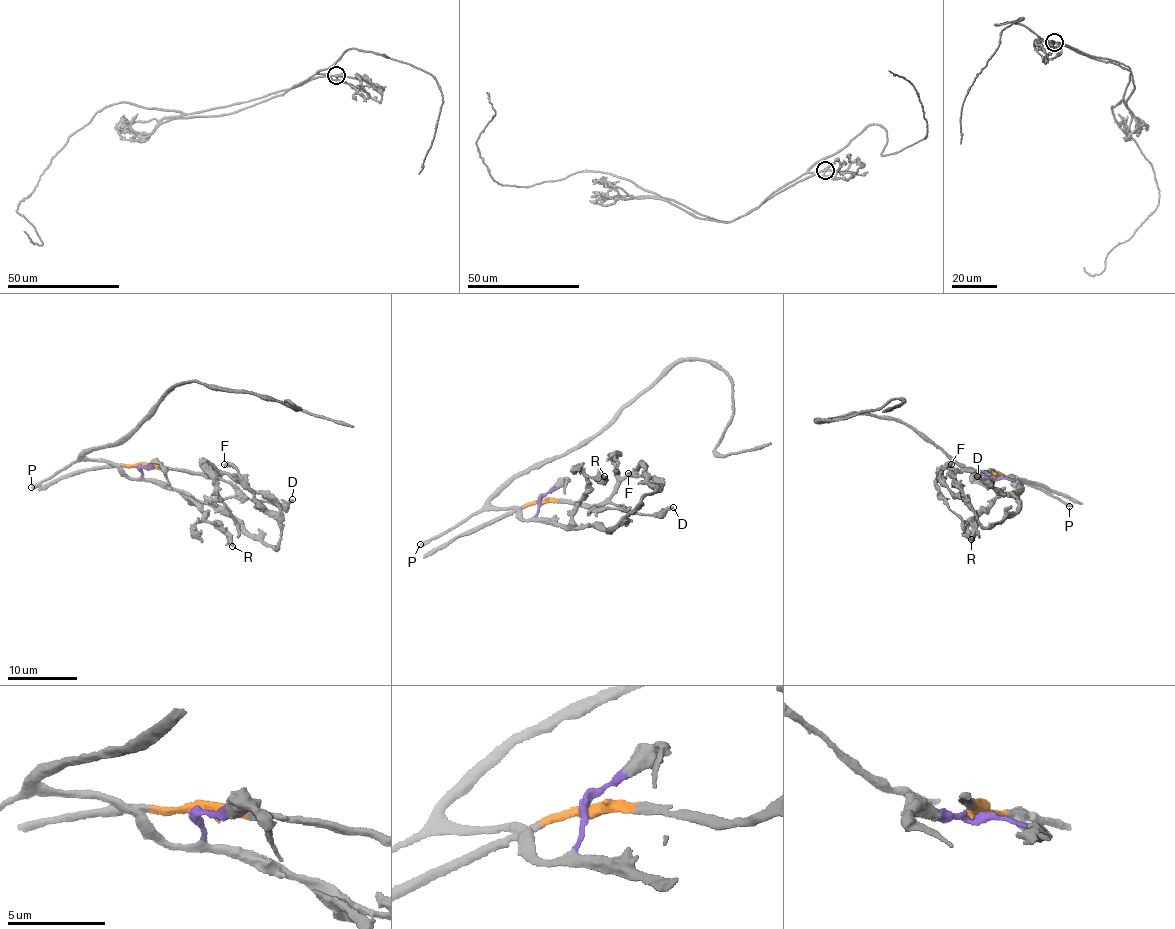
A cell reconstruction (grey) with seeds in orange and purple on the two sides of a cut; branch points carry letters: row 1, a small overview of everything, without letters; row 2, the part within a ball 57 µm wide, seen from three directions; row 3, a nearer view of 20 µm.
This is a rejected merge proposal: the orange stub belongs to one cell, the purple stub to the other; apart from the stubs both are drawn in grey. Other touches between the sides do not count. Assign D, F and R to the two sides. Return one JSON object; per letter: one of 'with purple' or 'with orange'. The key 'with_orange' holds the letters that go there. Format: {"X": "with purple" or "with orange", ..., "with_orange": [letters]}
{"D": "with orange", "F": "with purple", "R": "with purple", "with_orange": ["D"]}

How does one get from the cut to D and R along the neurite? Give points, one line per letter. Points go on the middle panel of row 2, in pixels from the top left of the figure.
D: (541, 500), (556, 499), (591, 505), (615, 503), (631, 514), (656, 514), (673, 506)
R: (540, 500), (539, 518), (553, 518), (568, 526), (590, 477), (597, 475), (602, 479), (605, 475)

